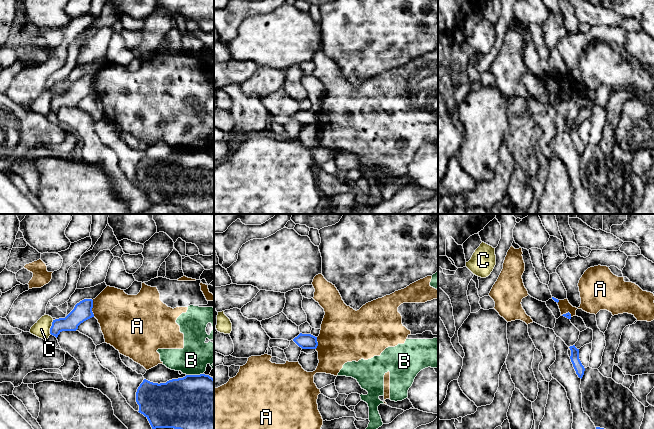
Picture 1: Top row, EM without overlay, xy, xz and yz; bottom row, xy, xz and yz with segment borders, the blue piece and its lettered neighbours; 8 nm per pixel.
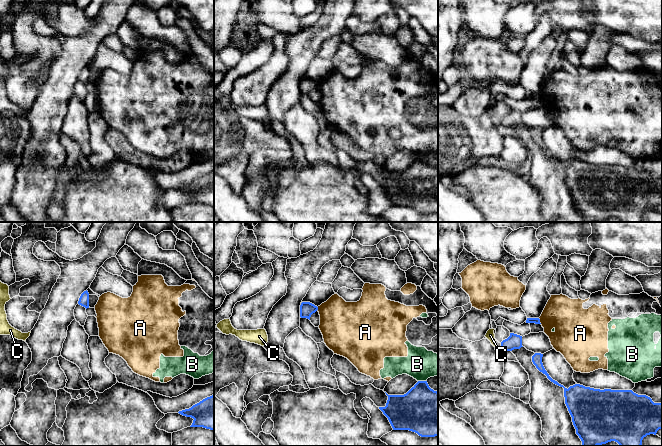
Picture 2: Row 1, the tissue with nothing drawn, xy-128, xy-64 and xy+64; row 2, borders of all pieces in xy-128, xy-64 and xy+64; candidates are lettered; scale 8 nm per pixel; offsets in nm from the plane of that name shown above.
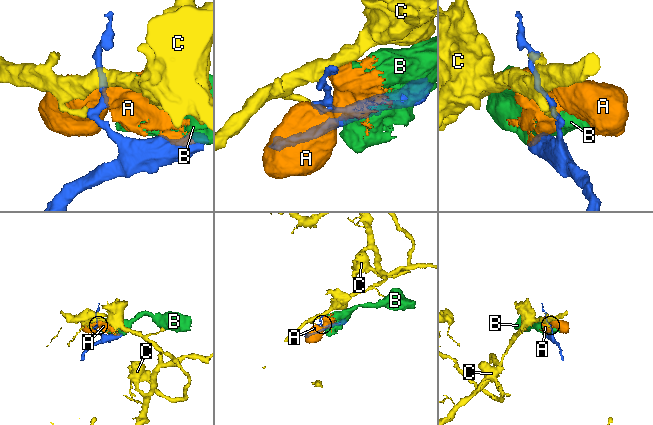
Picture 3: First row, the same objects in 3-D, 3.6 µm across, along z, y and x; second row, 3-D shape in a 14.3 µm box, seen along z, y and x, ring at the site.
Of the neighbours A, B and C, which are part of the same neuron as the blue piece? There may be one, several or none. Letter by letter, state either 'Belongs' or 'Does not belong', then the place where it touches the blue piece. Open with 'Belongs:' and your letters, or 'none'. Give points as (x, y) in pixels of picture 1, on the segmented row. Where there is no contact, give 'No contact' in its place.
Belongs: none
A: Does not belong. Touches blue at xy (92, 307)
B: Does not belong. Touches blue at xy (194, 375)
C: Does not belong. Touches blue at xy (51, 327)

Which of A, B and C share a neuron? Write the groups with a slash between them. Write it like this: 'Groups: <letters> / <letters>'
Groups: A B / C

